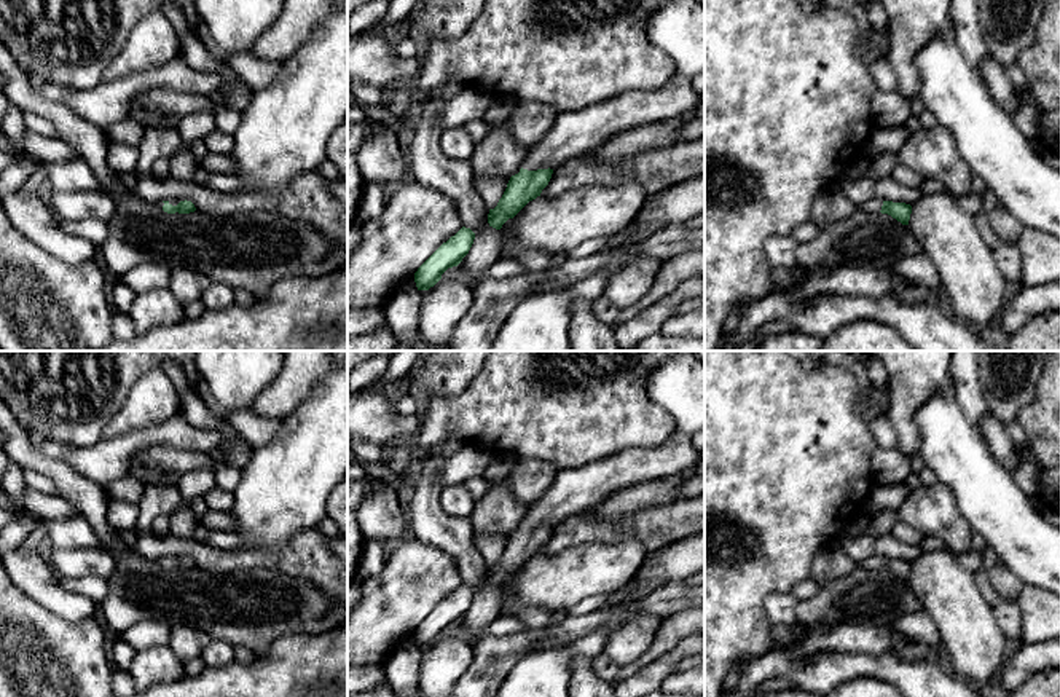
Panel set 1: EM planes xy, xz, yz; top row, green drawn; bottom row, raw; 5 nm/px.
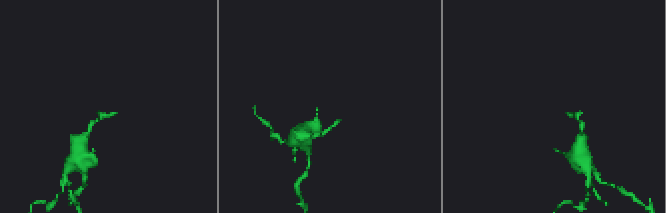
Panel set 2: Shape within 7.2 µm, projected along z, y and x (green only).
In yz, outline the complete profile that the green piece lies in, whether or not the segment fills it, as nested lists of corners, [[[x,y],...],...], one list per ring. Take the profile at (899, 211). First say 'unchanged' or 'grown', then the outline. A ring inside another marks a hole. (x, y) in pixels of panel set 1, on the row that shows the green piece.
grown | [[[872,198],[861,209],[872,212],[872,214],[888,214],[902,225],[909,225],[912,206],[905,203],[893,203],[893,201],[881,201],[880,198]]]

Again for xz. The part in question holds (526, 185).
grown | [[[674,73],[658,89],[628,91],[579,112],[559,113],[548,134],[532,147],[520,172],[510,177],[497,206],[489,209],[489,226],[501,230],[540,196],[558,163],[582,156],[626,129],[682,116],[698,102],[690,78]]]

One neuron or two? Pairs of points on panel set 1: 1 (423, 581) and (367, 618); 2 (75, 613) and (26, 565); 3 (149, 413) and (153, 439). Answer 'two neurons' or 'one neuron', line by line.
1: one neuron
2: one neuron
3: two neurons

